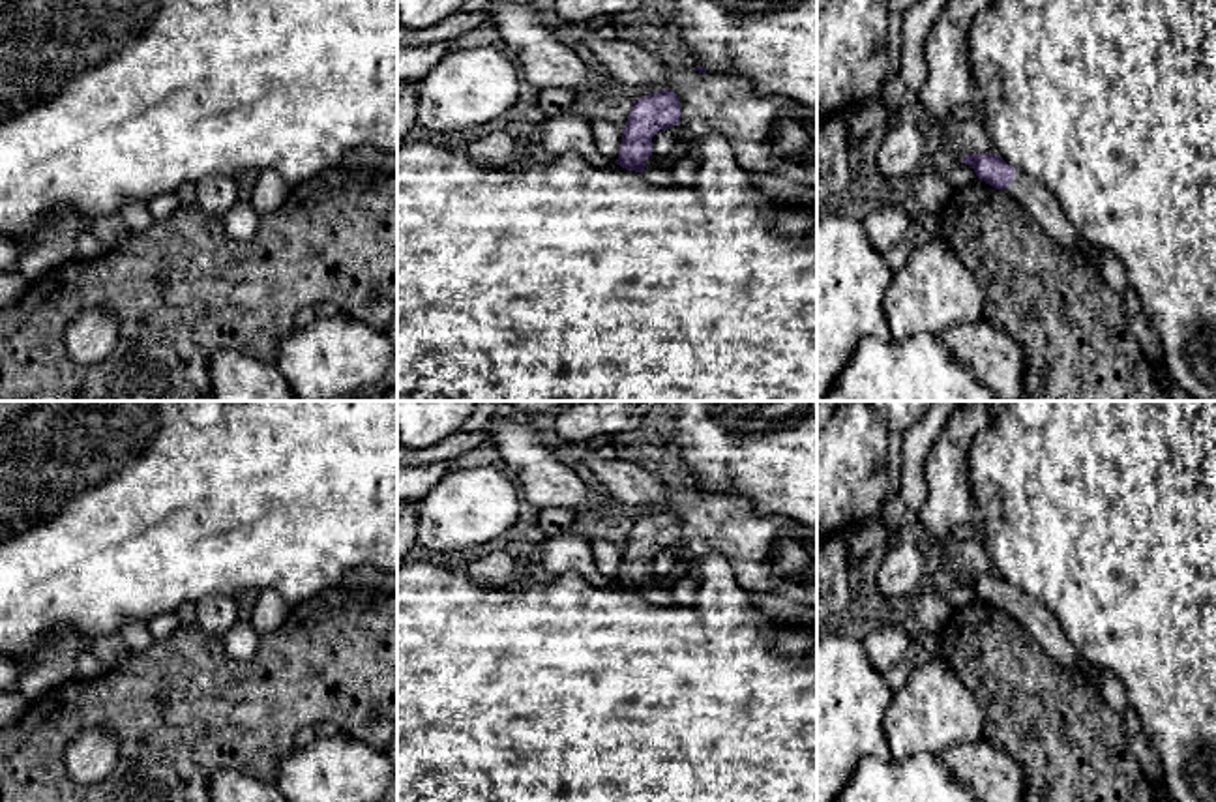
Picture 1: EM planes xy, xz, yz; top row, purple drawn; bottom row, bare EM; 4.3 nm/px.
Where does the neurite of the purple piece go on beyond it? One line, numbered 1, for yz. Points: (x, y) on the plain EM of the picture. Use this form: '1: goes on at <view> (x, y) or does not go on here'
1: goes on at yz (1023, 609)

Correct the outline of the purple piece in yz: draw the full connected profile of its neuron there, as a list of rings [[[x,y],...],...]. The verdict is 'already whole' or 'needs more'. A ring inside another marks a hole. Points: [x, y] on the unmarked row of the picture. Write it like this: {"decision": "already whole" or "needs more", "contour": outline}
{"decision": "needs more", "contour": [[[967,573],[961,583],[971,585],[976,596],[991,607],[1006,611],[1029,630],[1051,660],[1070,673],[1081,675],[1087,684],[1098,690],[1094,676],[1081,669],[1079,654],[1062,633],[1057,618],[1040,602],[1008,585],[997,573]]]}

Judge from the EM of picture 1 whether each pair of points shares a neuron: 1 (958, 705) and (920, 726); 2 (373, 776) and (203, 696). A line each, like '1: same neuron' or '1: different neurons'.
1: same neuron
2: different neurons

